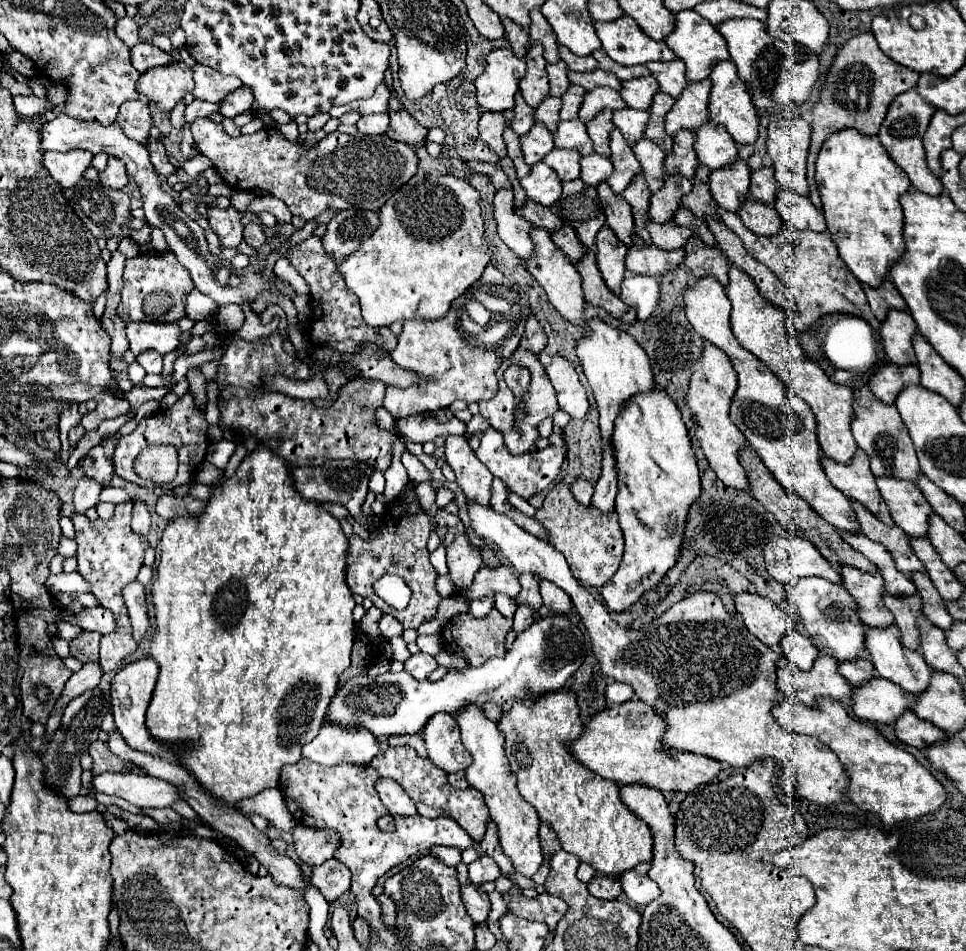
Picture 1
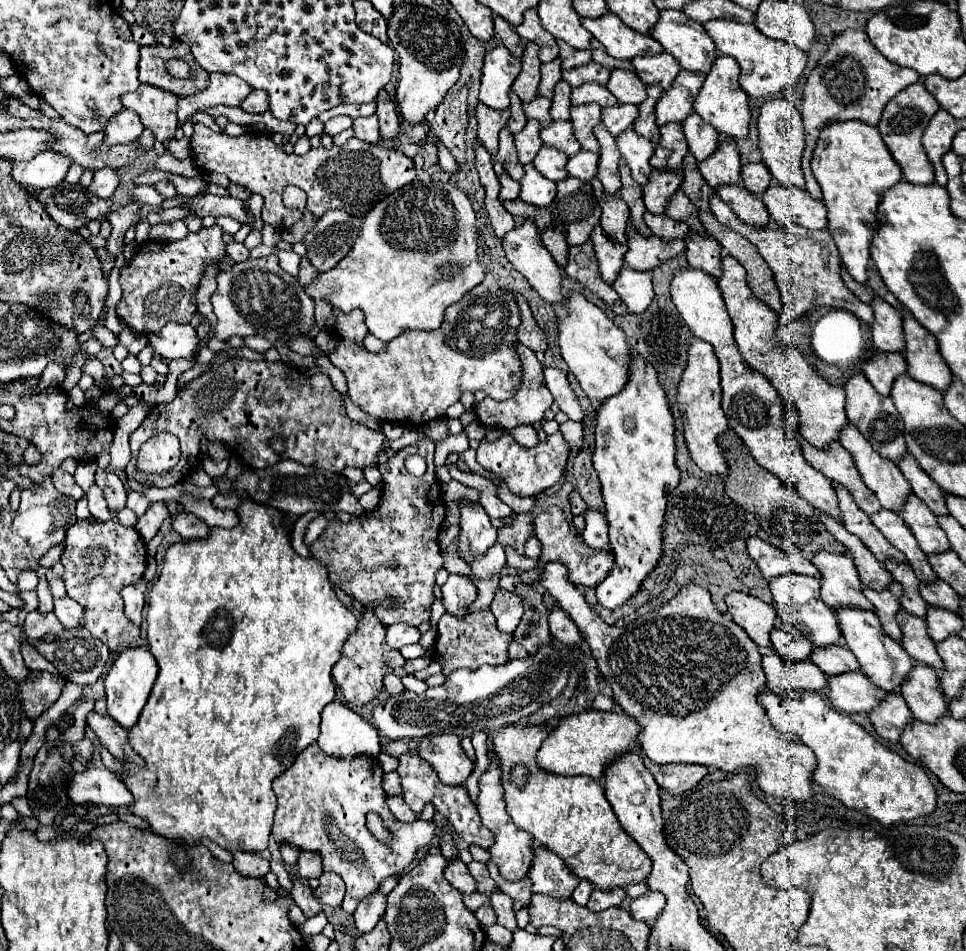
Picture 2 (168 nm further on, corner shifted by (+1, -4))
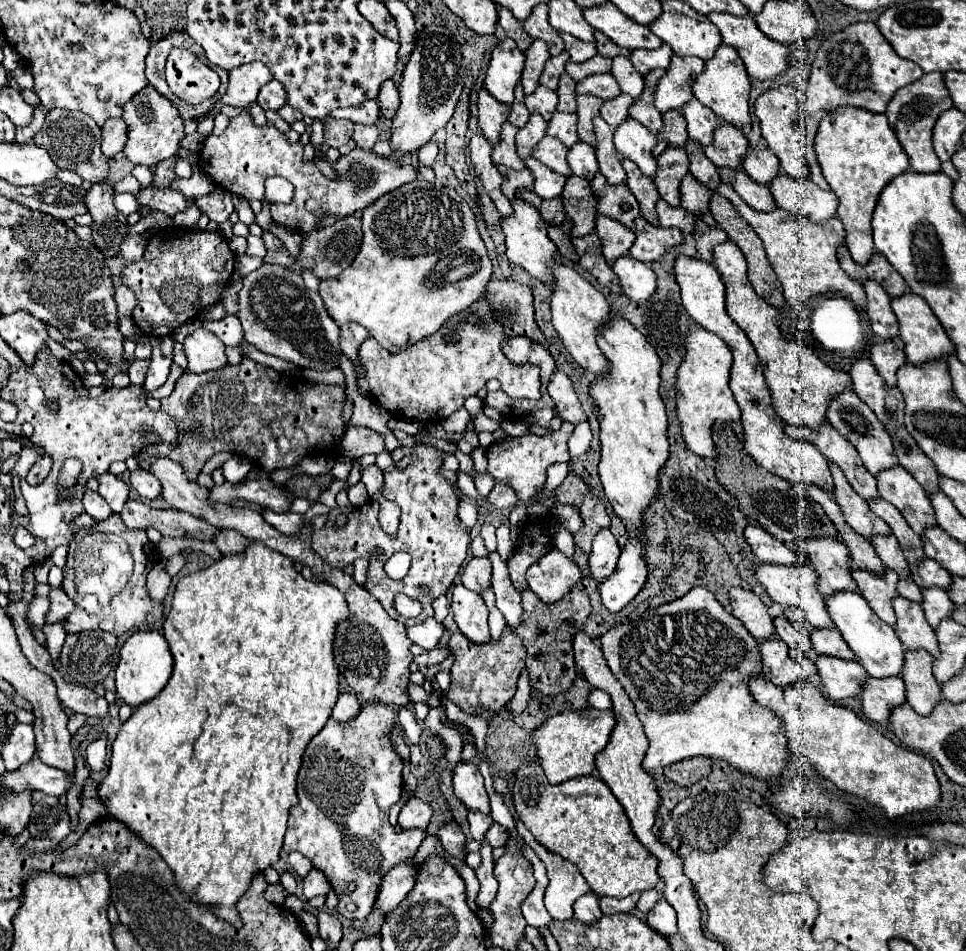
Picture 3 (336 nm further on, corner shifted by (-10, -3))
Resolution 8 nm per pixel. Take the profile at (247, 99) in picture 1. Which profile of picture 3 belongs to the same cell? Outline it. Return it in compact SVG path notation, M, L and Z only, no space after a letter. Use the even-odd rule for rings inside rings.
M270 80L264 88L260 88L260 94L258 94L258 104L264 108L264 110L280 110L288 100L288 94L284 90L284 86L276 80Z

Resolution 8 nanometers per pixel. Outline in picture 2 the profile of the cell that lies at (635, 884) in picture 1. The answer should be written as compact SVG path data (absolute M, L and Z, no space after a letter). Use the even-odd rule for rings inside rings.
M647 891L645 895L637 897L631 903L631 915L639 921L645 921L647 925L653 925L655 917L663 911L665 907L665 895L659 891Z

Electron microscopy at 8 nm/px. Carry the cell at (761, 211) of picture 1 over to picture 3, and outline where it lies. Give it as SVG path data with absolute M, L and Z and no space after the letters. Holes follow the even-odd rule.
M720 168L720 178L726 184L732 184L734 190L742 196L742 200L752 206L754 210L760 212L770 212L776 208L776 202L772 198L772 192L768 188L768 184L758 184L752 182L752 178L748 178L748 174L744 174L744 170L728 170L728 168Z

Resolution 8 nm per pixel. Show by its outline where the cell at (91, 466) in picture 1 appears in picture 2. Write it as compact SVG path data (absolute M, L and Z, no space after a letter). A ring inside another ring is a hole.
M97 469L97 475L95 475L95 477L97 477L97 485L99 485L99 487L103 489L103 493L105 493L105 499L107 499L107 503L109 503L111 513L123 509L123 507L125 507L127 489L125 489L125 485L121 483L121 479L119 479L115 473L107 471L107 469Z

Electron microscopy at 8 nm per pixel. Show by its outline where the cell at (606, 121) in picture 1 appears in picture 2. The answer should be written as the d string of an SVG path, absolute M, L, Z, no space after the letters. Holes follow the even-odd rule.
M587 103L579 107L571 107L571 121L575 129L575 137L583 149L599 153L597 137L593 135L593 127L601 123L601 107L597 103Z

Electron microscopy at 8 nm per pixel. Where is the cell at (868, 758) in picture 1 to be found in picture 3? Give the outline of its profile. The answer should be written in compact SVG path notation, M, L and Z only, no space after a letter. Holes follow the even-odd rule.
M752 676L750 692L760 706L770 708L782 720L792 754L812 764L820 776L832 780L840 790L882 808L888 812L888 818L898 818L906 812L918 812L938 804L940 784L928 758L894 744L850 708L830 702L808 680L778 688L764 676Z

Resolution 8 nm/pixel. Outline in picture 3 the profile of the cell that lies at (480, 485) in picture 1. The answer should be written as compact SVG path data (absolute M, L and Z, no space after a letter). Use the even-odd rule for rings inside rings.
M474 558L468 562L468 566L462 572L462 584L468 590L474 590L482 594L486 588L490 588L492 578L492 564L488 558Z

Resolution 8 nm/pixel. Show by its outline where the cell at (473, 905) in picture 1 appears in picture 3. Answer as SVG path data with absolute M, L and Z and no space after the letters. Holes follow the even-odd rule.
M454 820L444 822L444 824L438 828L438 838L440 838L440 842L442 842L442 846L446 848L448 854L458 856L458 858L464 858L464 856L466 856L466 852L462 850L464 844L466 844L466 838L464 838L460 826L458 826Z

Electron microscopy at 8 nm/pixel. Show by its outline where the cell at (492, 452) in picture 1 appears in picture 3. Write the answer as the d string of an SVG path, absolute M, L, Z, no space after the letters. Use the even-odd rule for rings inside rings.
M562 422L560 430L548 434L548 436L536 436L536 434L524 434L518 438L506 438L506 440L496 440L488 450L486 450L486 458L488 458L488 472L502 484L510 486L520 502L532 502L536 492L544 486L546 482L546 468L556 464L556 462L568 462L570 454L568 454L568 438L572 434L574 426L570 426L568 422Z

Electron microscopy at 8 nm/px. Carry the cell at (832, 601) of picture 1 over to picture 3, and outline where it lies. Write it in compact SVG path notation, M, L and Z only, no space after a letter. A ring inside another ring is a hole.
M758 564L754 570L754 576L760 580L760 584L766 588L768 596L784 608L784 616L796 624L804 626L806 630L814 628L834 628L834 622L828 616L828 610L824 606L824 596L816 590L816 574L806 564L796 566L780 566L780 564Z

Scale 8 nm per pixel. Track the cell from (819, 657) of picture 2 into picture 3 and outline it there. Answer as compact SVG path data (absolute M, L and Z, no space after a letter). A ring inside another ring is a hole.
M812 630L812 646L818 654L826 654L826 656L836 656L836 658L844 658L844 660L854 660L854 652L848 648L848 644L842 640L838 630Z

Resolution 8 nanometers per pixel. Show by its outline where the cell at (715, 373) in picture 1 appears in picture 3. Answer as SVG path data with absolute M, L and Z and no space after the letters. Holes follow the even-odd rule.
M702 326L690 330L686 338L686 354L678 368L678 380L676 380L676 414L682 426L682 436L686 446L702 458L716 456L714 442L710 438L712 424L716 420L730 422L740 418L740 408L732 396L732 390L728 388L730 366L732 366L732 352L722 342L722 338L704 330Z

